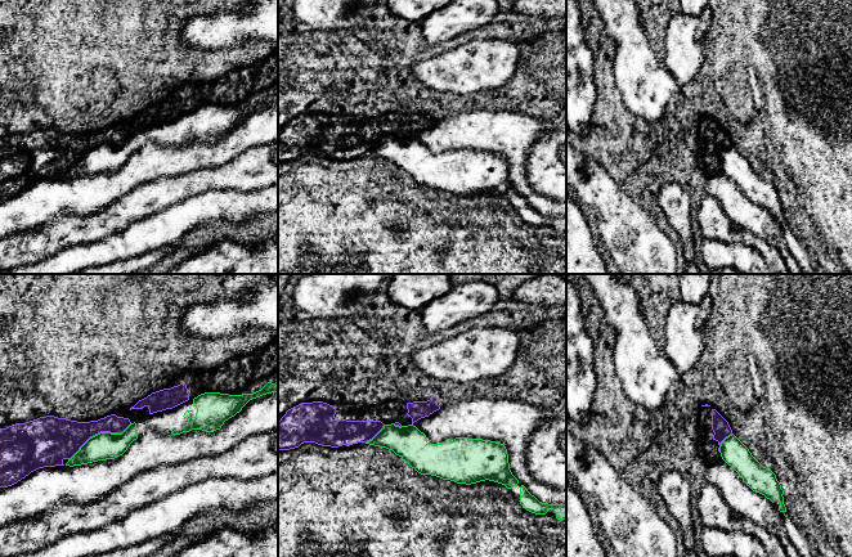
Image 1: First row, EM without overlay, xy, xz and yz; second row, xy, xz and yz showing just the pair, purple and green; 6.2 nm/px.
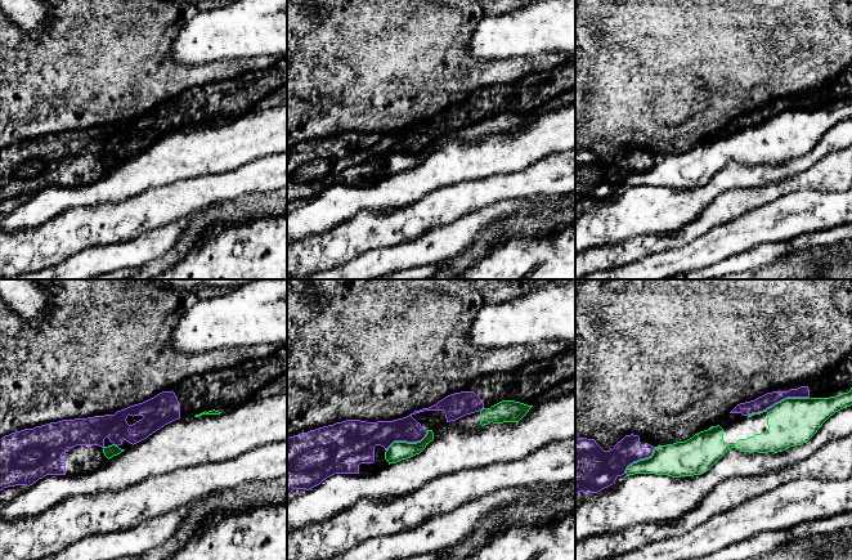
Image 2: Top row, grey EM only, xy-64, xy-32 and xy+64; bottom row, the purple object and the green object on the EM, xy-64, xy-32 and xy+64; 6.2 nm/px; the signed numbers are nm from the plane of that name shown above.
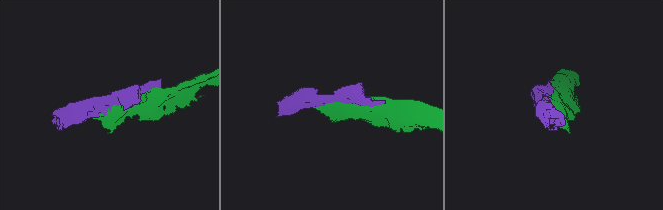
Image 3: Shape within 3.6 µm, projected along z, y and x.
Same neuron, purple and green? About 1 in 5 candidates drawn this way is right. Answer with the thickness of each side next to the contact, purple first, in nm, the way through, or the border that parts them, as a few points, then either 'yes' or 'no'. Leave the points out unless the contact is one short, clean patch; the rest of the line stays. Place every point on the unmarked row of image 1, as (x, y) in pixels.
260 nm thick on the purple side, 170 nm on the other; no

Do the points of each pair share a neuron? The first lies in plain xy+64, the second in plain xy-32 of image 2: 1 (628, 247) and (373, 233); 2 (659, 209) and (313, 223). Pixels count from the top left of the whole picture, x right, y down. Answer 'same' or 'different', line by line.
1: same
2: same

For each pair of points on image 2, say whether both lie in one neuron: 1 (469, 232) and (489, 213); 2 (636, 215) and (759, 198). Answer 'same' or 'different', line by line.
1: same
2: different

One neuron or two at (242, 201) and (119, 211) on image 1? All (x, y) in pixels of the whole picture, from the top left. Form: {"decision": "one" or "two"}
{"decision": "two"}

